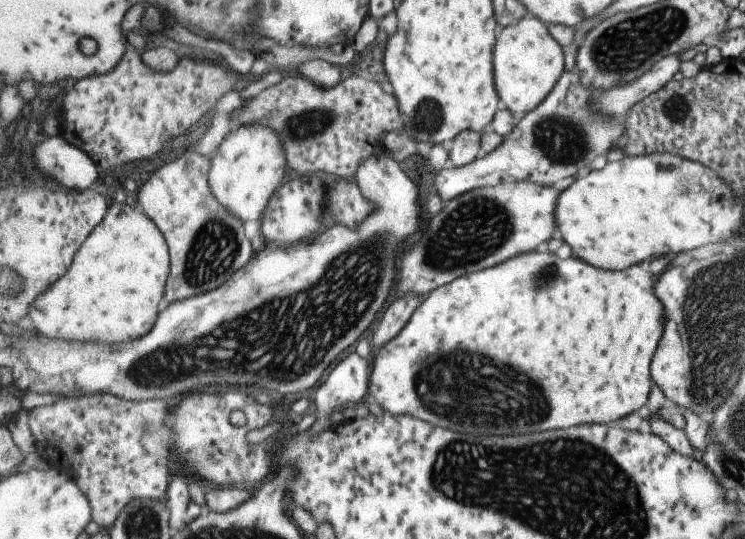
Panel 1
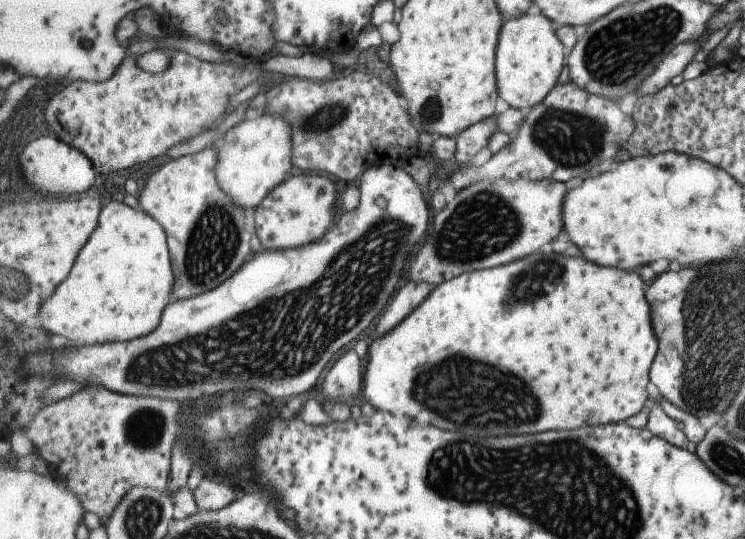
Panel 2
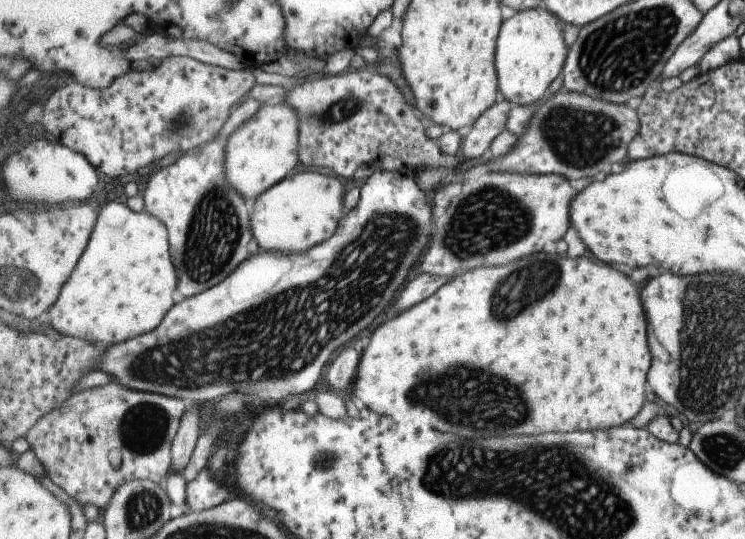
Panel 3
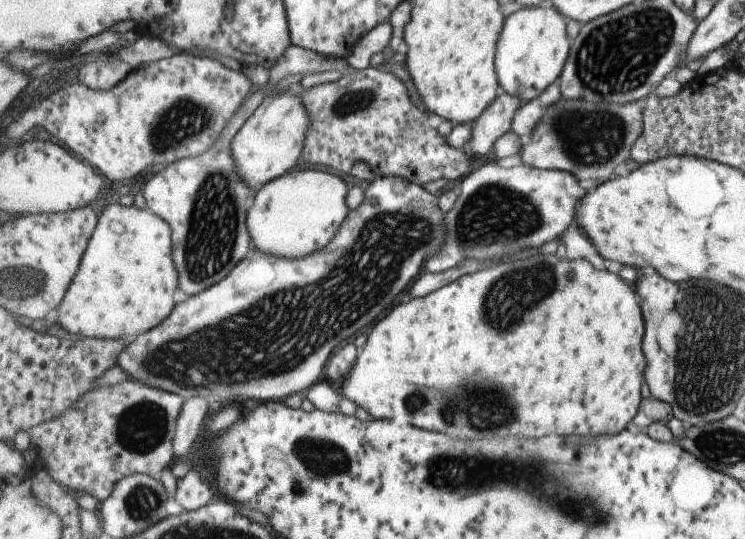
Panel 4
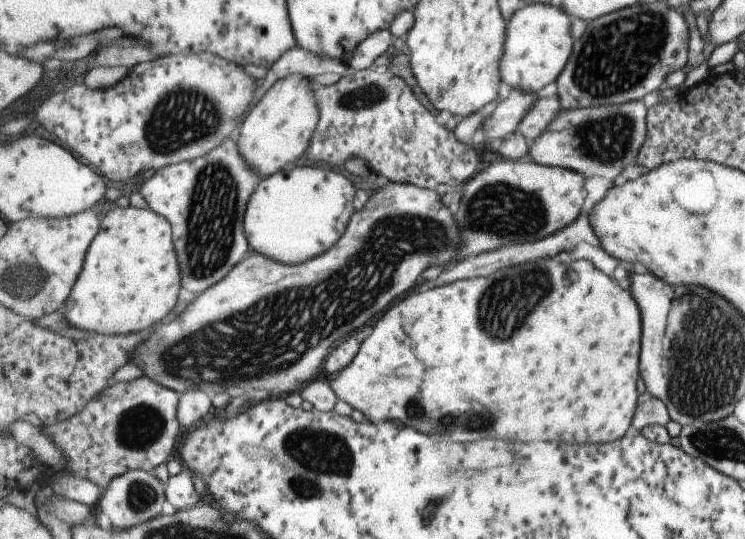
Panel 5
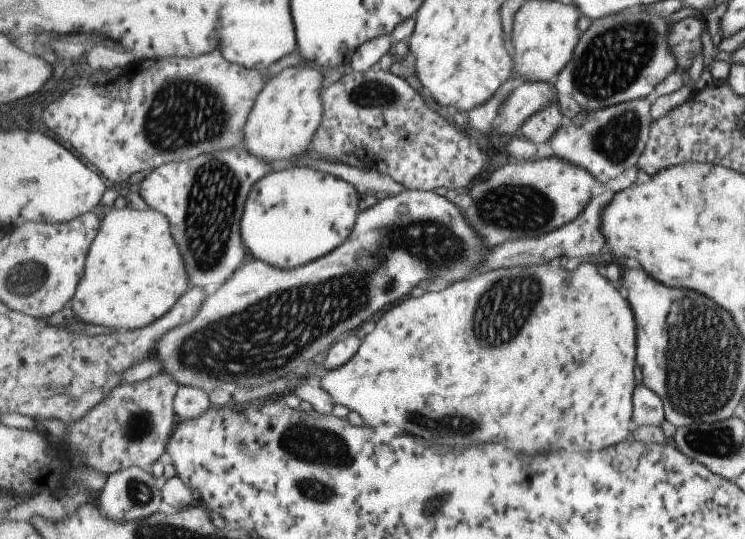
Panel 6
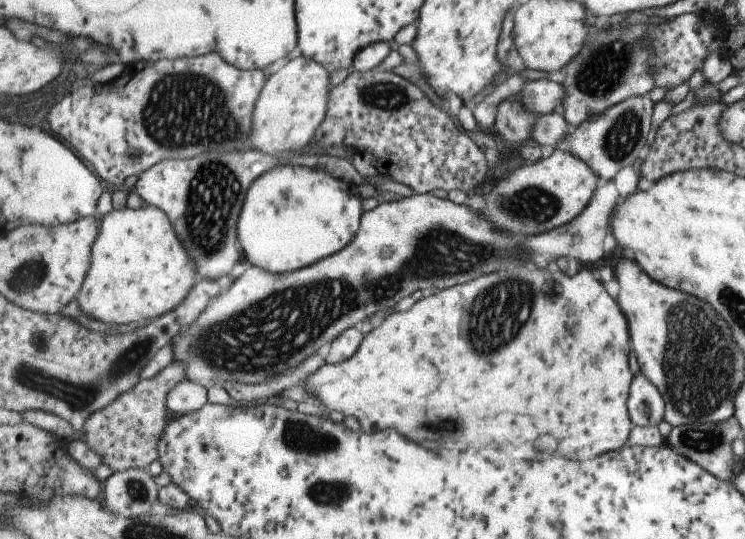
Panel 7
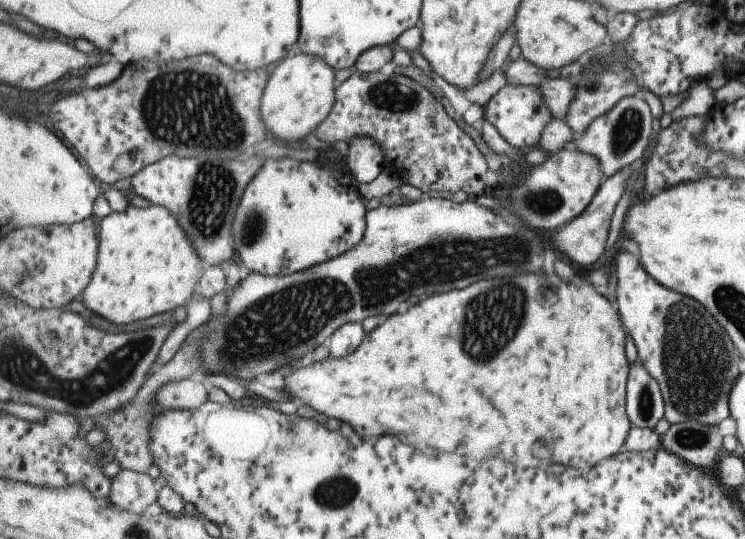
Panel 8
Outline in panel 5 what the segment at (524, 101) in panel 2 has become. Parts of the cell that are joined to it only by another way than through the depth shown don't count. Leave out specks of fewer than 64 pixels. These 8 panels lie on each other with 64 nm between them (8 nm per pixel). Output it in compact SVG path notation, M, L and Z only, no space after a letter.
M555 1L550 4L527 4L517 10L507 22L504 57L500 72L503 82L513 89L528 91L531 95L541 95L564 73L572 58L575 41L571 36L571 15Z

